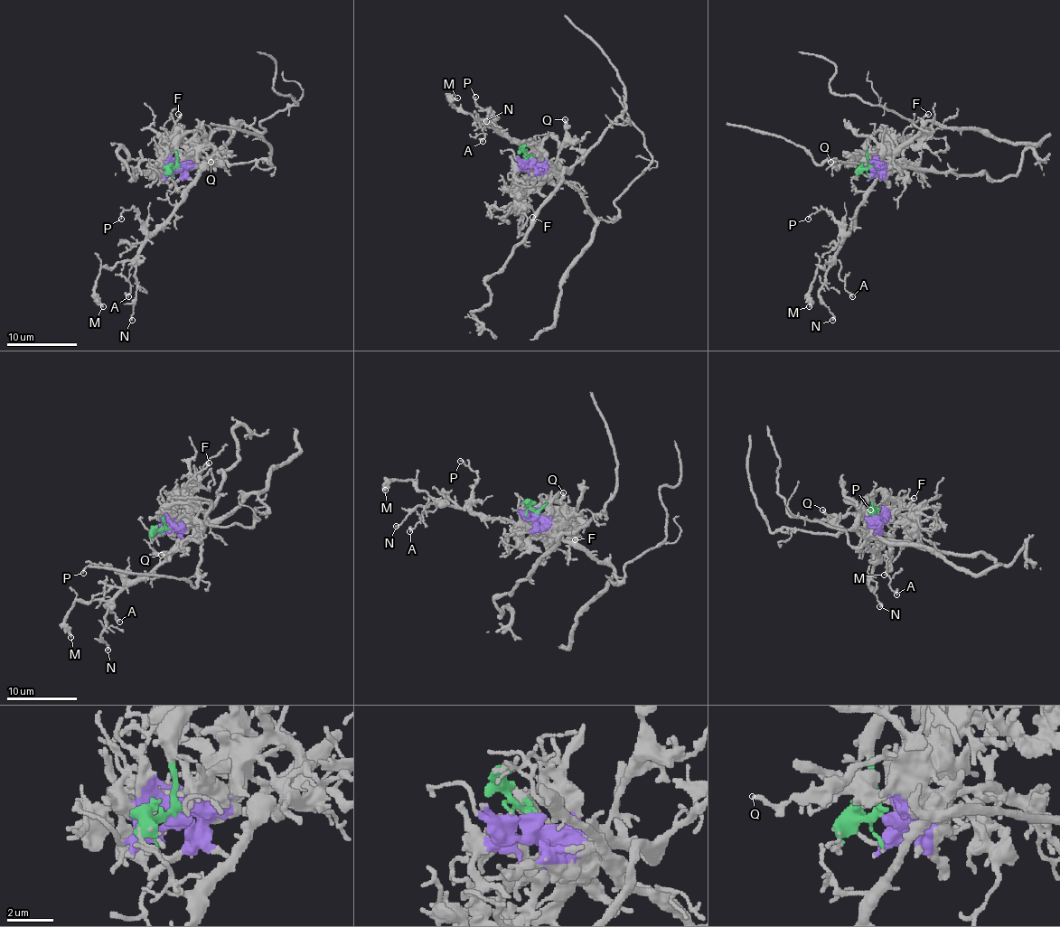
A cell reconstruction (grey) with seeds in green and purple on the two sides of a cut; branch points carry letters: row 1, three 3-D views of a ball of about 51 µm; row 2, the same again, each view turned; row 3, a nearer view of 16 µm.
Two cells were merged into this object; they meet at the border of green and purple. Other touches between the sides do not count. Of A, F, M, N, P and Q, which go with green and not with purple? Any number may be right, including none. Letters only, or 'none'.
A, M, N, P

